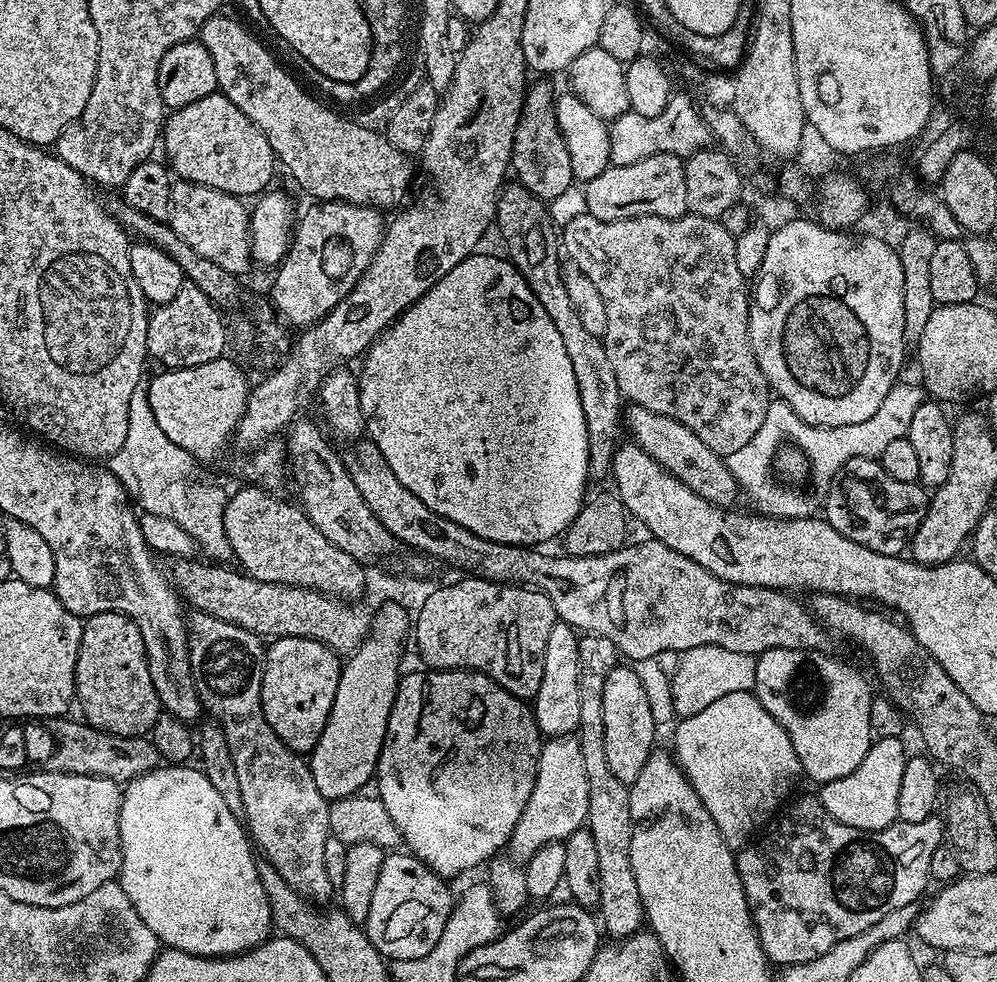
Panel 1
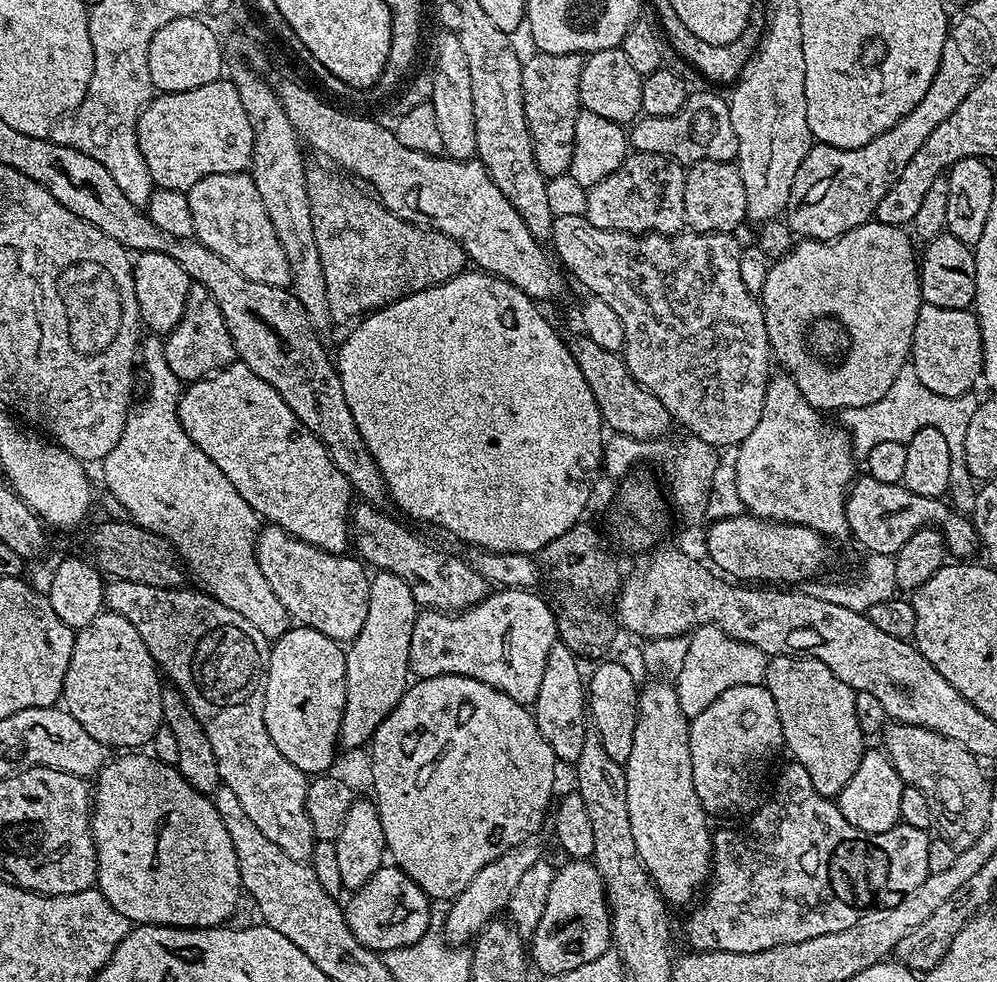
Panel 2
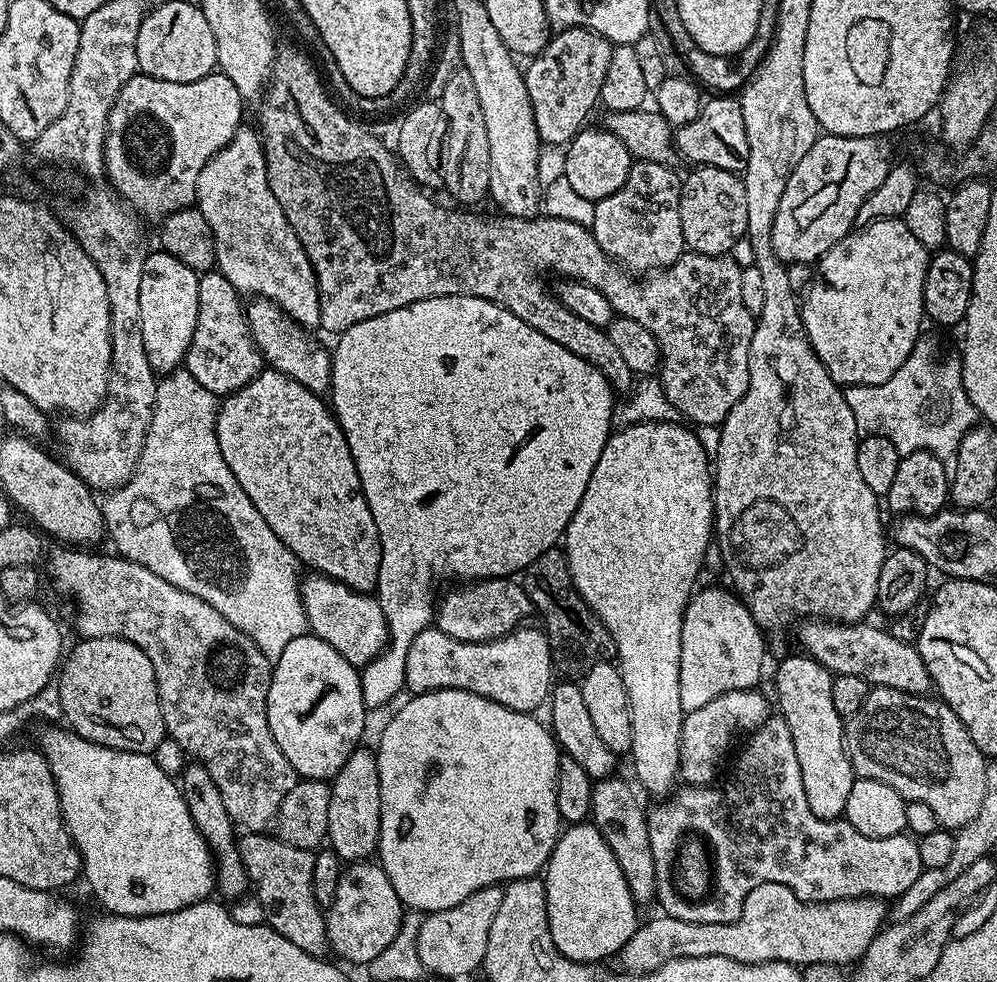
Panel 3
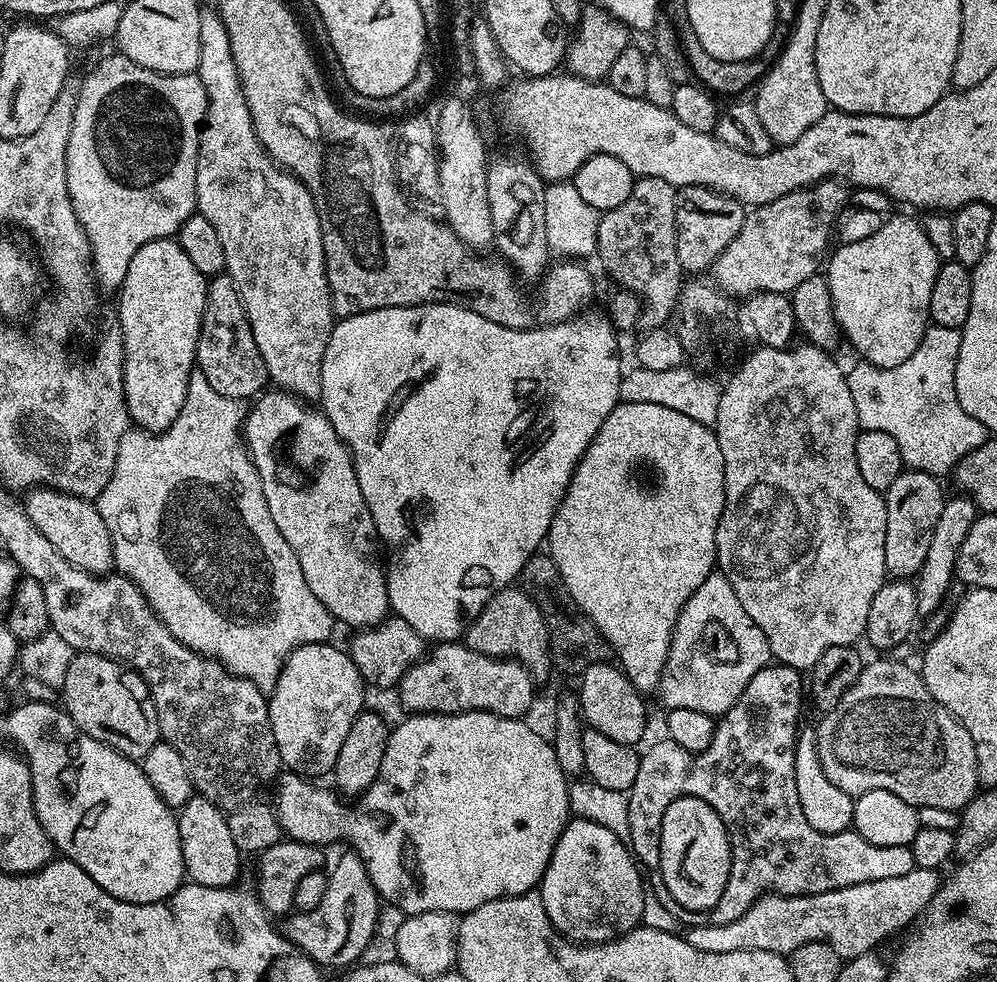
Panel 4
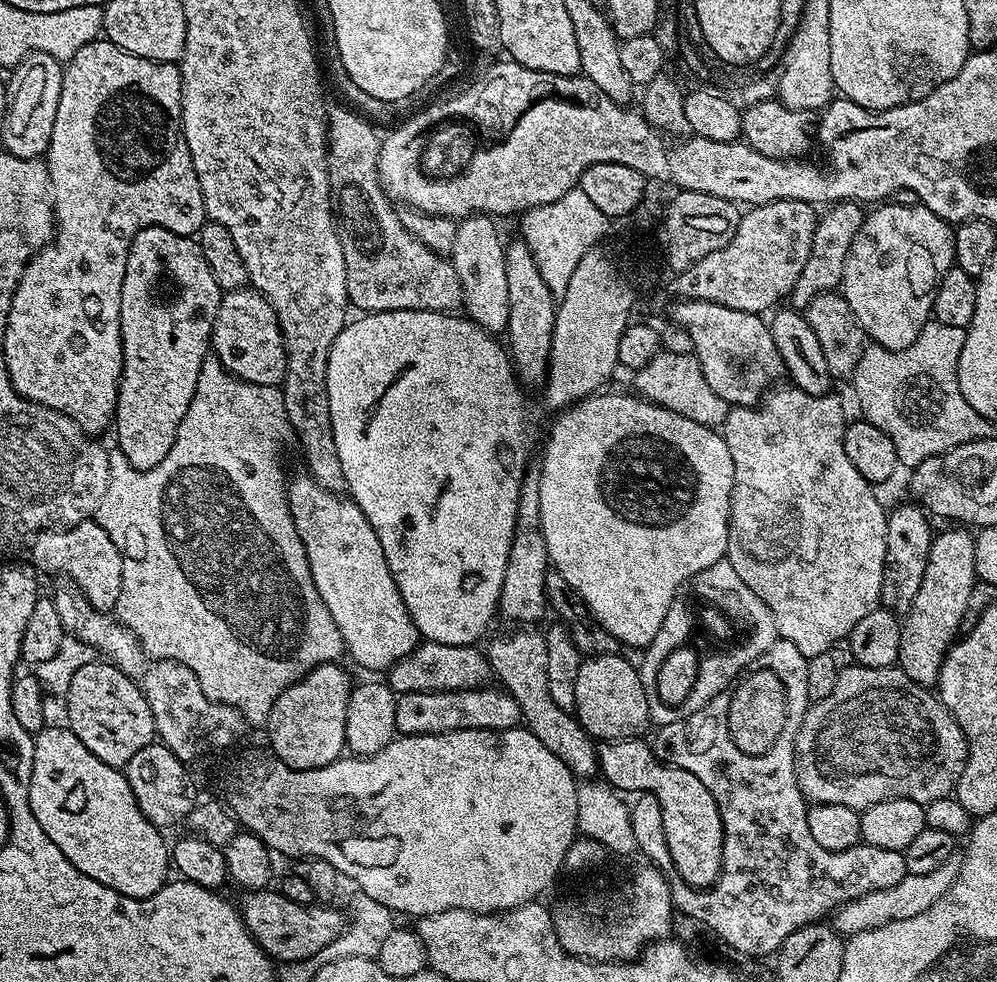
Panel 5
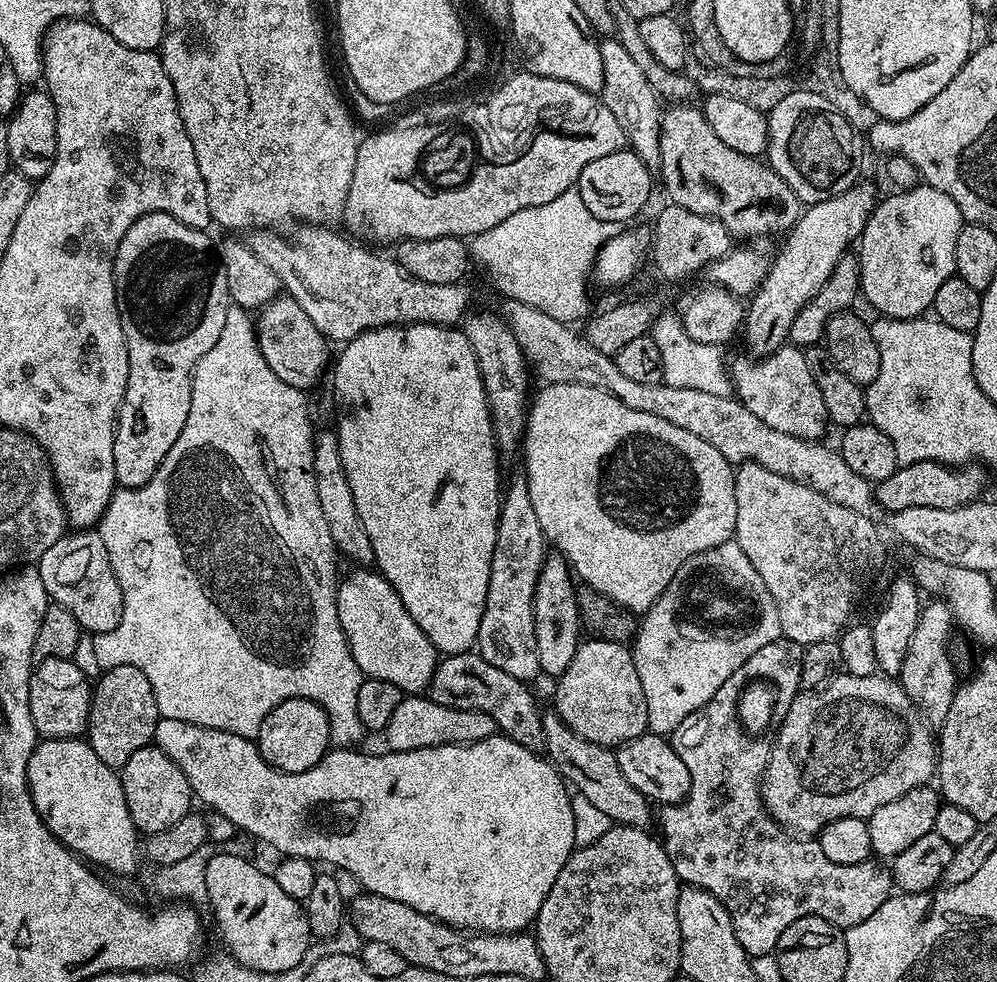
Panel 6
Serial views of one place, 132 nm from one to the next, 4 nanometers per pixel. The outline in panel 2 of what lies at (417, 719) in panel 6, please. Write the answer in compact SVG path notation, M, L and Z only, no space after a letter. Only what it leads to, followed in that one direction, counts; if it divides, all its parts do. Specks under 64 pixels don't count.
M506 588L493 591L483 602L468 609L467 612L449 614L435 610L421 611L414 622L414 634L410 634L408 666L411 675L422 680L426 678L438 678L439 676L465 676L466 678L474 678L478 682L486 682L486 686L494 686L494 690L502 690L502 694L514 698L514 702L525 706L535 705L536 699L538 698L538 690L542 686L542 673L546 670L546 658L550 658L550 646L554 646L558 642L556 613L553 605L548 605L542 597L535 596L536 594L535 591L525 590L523 588Z

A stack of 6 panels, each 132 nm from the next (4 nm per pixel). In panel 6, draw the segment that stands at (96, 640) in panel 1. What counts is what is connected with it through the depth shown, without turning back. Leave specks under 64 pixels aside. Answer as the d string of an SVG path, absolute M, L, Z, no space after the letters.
M114 666L95 681L86 743L102 762L106 762L106 766L119 770L134 750L142 750L153 743L160 717L154 690L146 674L142 674L138 666Z

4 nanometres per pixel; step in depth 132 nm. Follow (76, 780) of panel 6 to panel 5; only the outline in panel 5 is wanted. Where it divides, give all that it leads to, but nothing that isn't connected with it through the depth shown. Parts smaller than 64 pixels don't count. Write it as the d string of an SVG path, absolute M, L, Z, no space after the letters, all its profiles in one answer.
M45 726L35 733L34 739L30 810L34 810L38 826L46 830L46 838L50 838L50 842L54 842L54 846L58 846L58 850L62 850L62 854L66 854L68 861L82 874L94 878L94 882L102 882L102 886L118 890L118 894L145 900L163 888L169 879L168 868L170 872L169 841L164 841L165 833L155 828L146 814L138 810L134 790L130 790L130 782L124 777L123 771L110 767L102 762L102 758L94 758L94 754L82 746L82 742L67 726Z

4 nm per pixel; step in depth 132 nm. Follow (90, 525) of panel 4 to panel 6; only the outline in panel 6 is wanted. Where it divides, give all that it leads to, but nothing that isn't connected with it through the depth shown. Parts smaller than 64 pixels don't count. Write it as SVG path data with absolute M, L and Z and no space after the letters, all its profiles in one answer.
M76 530L65 534L42 554L38 567L49 601L70 610L85 633L109 632L122 622L124 591L118 586L118 578L110 566L110 554L102 546L99 531Z

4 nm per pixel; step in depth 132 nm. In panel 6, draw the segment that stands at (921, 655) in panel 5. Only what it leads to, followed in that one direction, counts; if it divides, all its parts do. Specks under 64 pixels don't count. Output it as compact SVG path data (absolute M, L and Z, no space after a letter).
M932 598L920 609L918 626L914 626L914 634L910 638L910 646L906 650L906 658L902 662L899 682L906 690L910 702L919 708L921 716L929 725L943 724L946 714L950 714L950 702L954 702L954 694L958 687L956 668L952 665L952 656L948 653L948 635L954 628L952 609L943 599Z

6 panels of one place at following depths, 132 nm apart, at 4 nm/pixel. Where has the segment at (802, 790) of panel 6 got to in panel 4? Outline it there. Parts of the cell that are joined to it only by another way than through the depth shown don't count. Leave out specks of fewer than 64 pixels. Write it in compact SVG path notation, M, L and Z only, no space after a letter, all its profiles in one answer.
M876 660L873 664L872 661L865 663L862 674L858 674L858 682L854 682L854 686L850 686L850 690L846 690L846 694L842 694L842 702L838 702L838 706L834 706L834 710L823 713L819 719L820 724L815 725L816 749L818 758L822 762L822 770L826 770L826 778L830 778L830 782L834 782L834 786L838 786L838 790L846 790L846 794L850 794L853 798L866 794L870 790L890 790L890 794L898 794L898 798L910 802L917 810L926 806L938 806L941 810L960 812L978 795L980 775L978 774L978 758L974 750L974 742L970 738L970 734L966 734L964 727L934 699L930 690L926 690L924 678L915 667L907 668L906 665L899 664L896 660Z

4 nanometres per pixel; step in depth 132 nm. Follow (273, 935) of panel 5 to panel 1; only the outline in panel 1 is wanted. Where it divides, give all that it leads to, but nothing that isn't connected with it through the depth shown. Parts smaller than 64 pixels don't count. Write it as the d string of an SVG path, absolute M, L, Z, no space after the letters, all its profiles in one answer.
M404 850L389 851L382 862L382 874L378 874L378 887L374 890L374 899L370 901L370 914L362 925L373 946L389 961L413 960L430 954L438 938L442 938L442 930L446 930L446 922L452 913L454 892L452 896L448 884L445 877L439 876L418 857Z

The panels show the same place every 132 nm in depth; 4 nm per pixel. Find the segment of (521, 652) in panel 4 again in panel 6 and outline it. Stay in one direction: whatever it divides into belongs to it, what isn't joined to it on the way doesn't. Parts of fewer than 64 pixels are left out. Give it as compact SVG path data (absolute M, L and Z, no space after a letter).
M545 711L542 717L543 751L552 767L564 777L578 795L586 798L597 810L603 810L606 818L610 818L617 825L647 829L648 823L651 820L653 823L654 820L653 805L647 796L634 790L634 786L626 782L622 770L618 770L615 751L574 734L574 730L570 730L570 726L566 726L566 722L562 722L562 718L556 715L555 711Z

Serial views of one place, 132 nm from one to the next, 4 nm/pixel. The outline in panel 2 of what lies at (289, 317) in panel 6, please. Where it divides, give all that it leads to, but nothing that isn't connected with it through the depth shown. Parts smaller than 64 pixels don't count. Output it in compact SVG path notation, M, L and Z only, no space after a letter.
M195 282L186 294L186 306L182 310L182 318L172 332L167 333L162 344L166 366L174 370L174 374L182 382L195 382L212 376L228 368L237 359L236 347L230 338L230 330L226 330L226 320L218 310L218 304L206 290L206 286Z

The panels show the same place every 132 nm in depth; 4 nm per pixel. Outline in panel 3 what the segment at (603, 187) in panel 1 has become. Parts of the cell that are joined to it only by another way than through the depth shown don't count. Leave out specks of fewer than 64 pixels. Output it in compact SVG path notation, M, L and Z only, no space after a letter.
M636 160L630 174L620 190L614 190L606 198L594 203L594 222L592 233L602 246L604 255L616 261L625 273L651 274L661 268L668 268L686 250L682 238L682 214L680 213L681 173L676 173L672 166L650 160Z

